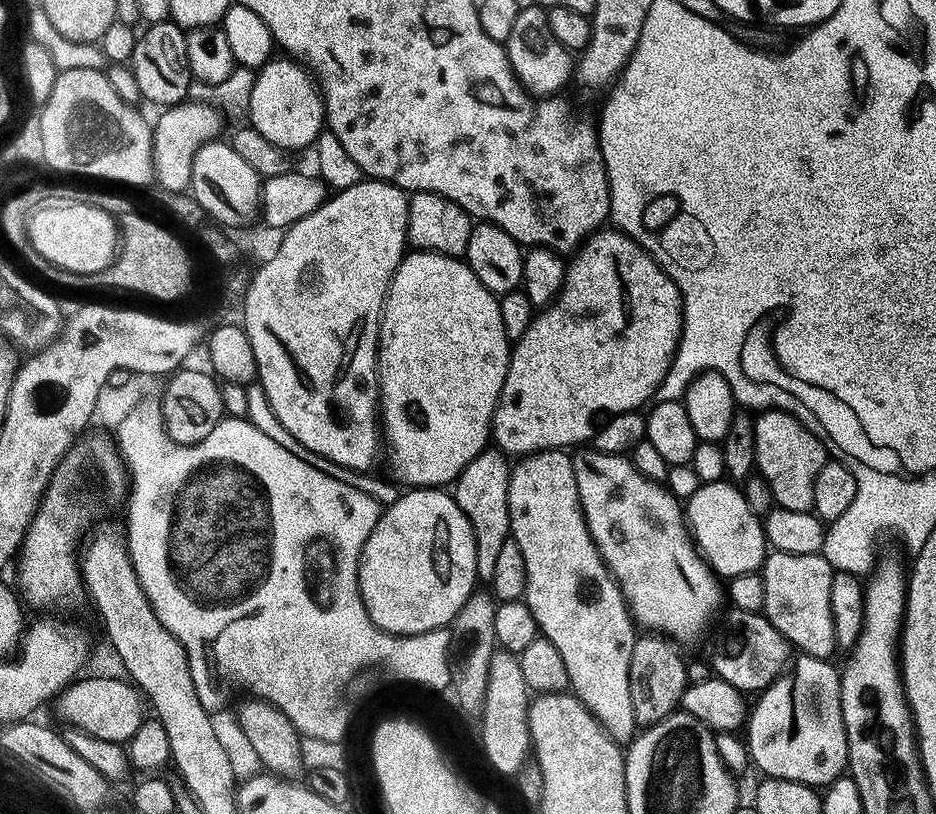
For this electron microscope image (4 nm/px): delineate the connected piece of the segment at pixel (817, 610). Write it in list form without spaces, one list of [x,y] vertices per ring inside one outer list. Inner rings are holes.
[[[773,551],[764,561],[762,575],[766,586],[766,602],[763,615],[783,634],[793,649],[799,650],[805,656],[813,656],[819,660],[828,660],[831,652],[837,651],[834,622],[830,610],[830,582],[833,568],[824,555],[817,553],[792,554]]]

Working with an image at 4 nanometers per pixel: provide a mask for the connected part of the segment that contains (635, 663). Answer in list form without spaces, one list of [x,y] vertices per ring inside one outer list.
[[[640,634],[634,642],[634,650],[630,654],[630,692],[634,698],[634,718],[637,725],[657,724],[672,715],[680,708],[680,699],[687,690],[687,666],[685,657],[680,657],[681,649],[671,639],[661,634]]]

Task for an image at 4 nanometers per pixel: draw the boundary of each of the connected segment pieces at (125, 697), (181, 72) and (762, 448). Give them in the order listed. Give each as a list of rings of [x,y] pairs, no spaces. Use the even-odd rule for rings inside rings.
[[[112,676],[77,678],[56,697],[54,707],[65,725],[80,728],[94,738],[124,744],[131,740],[138,726],[146,719],[146,700],[139,688],[127,679],[115,680]],[[85,679],[85,680],[84,680]]]
[[[175,22],[149,24],[139,33],[130,67],[145,101],[159,106],[183,104],[194,87],[190,58],[186,58],[186,32]]]
[[[777,408],[761,411],[754,420],[755,471],[765,480],[773,491],[775,503],[791,512],[813,511],[814,480],[830,453],[819,438],[798,418]]]

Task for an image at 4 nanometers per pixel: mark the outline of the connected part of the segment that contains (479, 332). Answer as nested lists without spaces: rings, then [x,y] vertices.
[[[409,251],[388,287],[378,345],[378,416],[386,437],[386,456],[392,459],[391,475],[401,485],[412,488],[451,485],[489,447],[492,415],[506,382],[509,355],[510,341],[502,326],[497,293],[482,286],[463,259],[443,256],[440,252]]]

